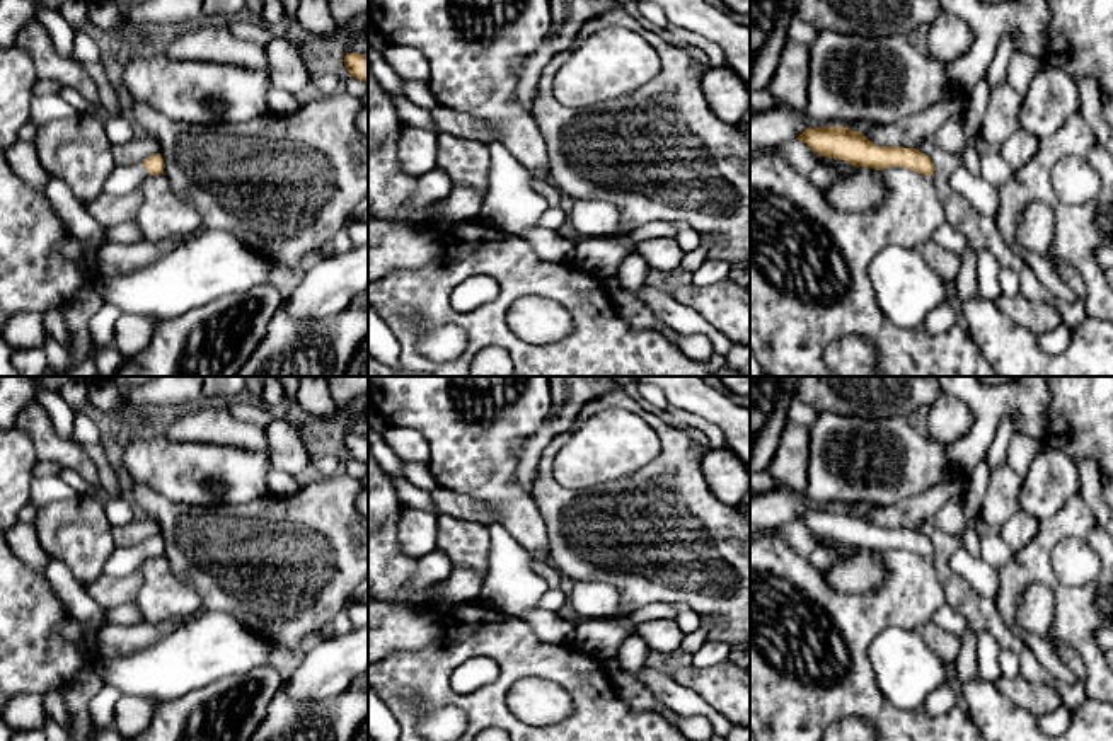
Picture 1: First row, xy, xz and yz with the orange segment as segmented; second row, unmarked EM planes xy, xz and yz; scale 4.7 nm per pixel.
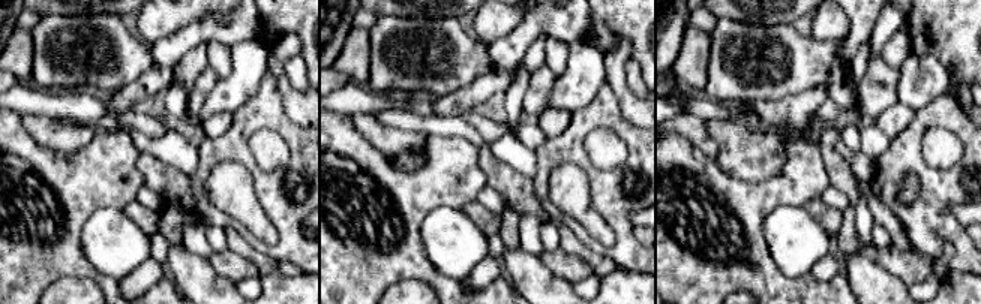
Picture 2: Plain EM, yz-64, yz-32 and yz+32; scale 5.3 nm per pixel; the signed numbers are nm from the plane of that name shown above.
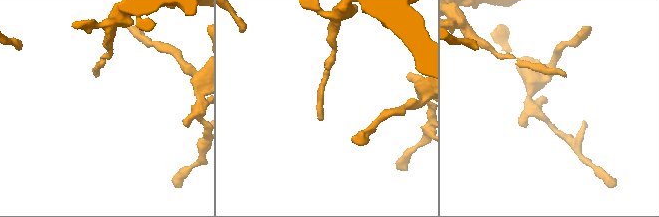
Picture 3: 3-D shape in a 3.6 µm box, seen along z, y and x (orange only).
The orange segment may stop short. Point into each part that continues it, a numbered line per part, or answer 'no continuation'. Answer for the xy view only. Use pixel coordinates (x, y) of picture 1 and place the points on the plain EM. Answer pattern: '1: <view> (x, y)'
1: xy (125, 561)

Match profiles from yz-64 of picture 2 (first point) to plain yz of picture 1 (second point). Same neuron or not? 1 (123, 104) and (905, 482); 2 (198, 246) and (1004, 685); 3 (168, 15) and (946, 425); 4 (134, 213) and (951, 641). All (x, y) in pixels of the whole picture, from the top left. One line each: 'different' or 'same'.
1: different
2: different
3: same
4: same

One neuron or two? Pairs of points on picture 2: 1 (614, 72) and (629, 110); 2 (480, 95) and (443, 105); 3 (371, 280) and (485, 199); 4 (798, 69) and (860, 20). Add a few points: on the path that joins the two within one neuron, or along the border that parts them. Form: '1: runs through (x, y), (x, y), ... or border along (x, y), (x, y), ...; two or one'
1: runs through (618, 81), (627, 101); one
2: runs through (471, 95), (452, 105); one
3: border along (486, 184), (474, 199); two
4: border along (842, 39), (839, 54), (849, 66); two

